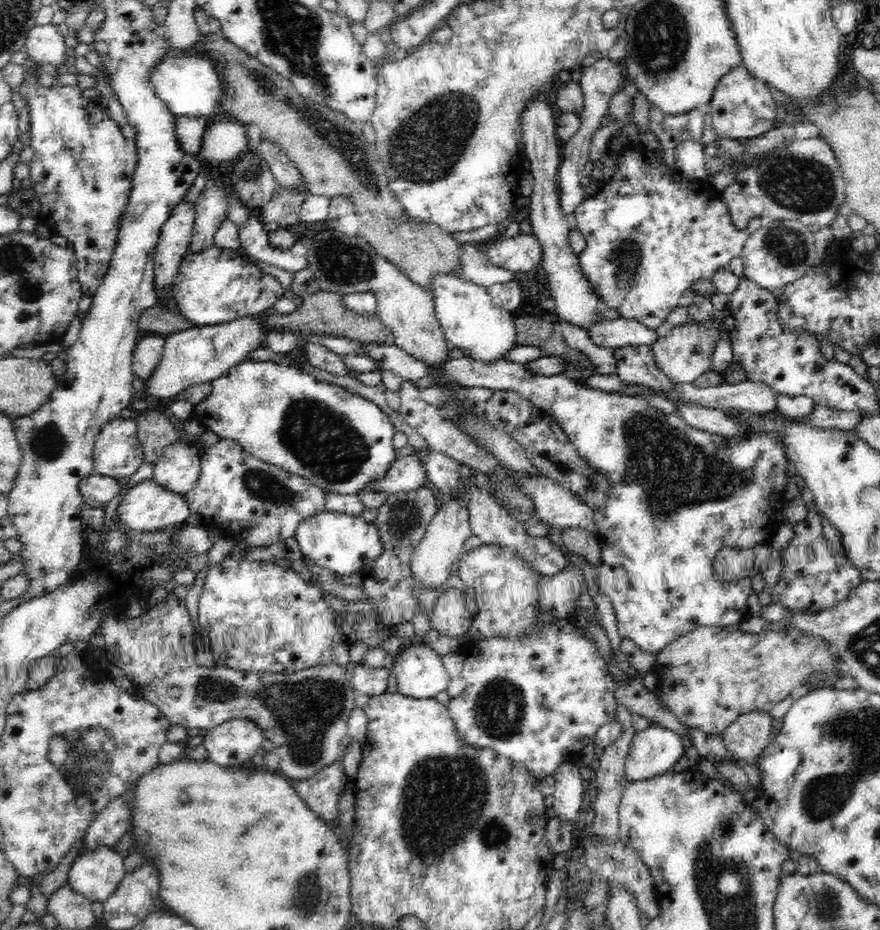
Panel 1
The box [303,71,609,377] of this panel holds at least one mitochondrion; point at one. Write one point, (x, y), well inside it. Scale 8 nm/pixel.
(427, 147)

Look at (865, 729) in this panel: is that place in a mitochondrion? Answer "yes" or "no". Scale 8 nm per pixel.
yes

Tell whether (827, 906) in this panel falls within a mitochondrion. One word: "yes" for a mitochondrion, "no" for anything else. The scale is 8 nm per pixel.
yes

